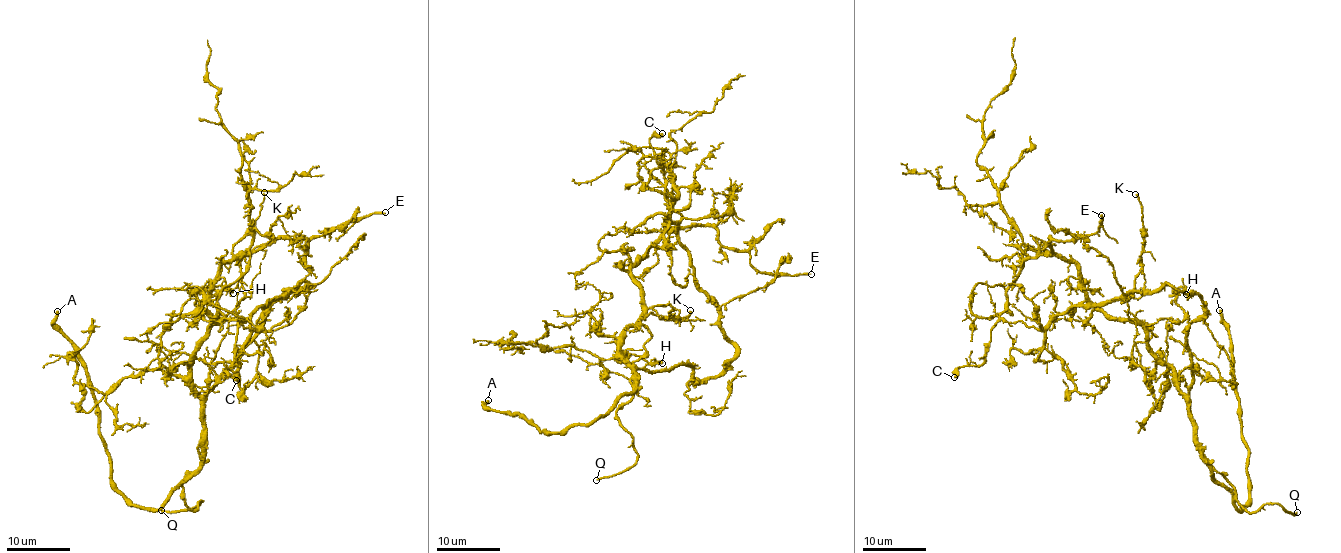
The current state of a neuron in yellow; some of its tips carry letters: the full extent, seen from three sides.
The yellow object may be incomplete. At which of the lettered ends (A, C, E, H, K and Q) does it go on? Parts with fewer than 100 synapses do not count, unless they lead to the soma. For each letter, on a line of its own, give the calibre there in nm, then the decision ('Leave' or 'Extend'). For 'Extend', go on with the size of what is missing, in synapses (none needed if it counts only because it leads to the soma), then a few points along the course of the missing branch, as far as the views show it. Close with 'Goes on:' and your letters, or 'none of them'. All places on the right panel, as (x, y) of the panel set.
A: Thickness 320 nm. Extend. Roughly 250 synapses. Course of what is missing: (1219, 310), (1181, 301), (1136, 161), (1102, 128), (1070, 125), (1018, 156), (950, 276), (948, 313), (1040, 357)
C: Thickness 340 nm. Leave
E: Thickness 190 nm. Leave
H: Thickness 340 nm. Leave
K: Thickness 170 nm. Leave
Q: Thickness 240 nm. Extend. Course of what is missing: (1297, 512), (1244, 458), (1224, 421), (1197, 400), (1188, 398), (1181, 382), (1183, 376)
Goes on: A, Q

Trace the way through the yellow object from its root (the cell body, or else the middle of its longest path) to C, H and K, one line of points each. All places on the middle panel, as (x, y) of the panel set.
C: (624, 357), (646, 371), (686, 364), (706, 380), (735, 353), (664, 197), (649, 142), (662, 133)
H: (624, 357), (622, 336), (642, 324), (651, 336), (645, 352), (632, 362), (624, 355), (662, 363)
K: (624, 357), (622, 336), (650, 308), (668, 304), (669, 315), (659, 317), (662, 319), (687, 317), (690, 310)

